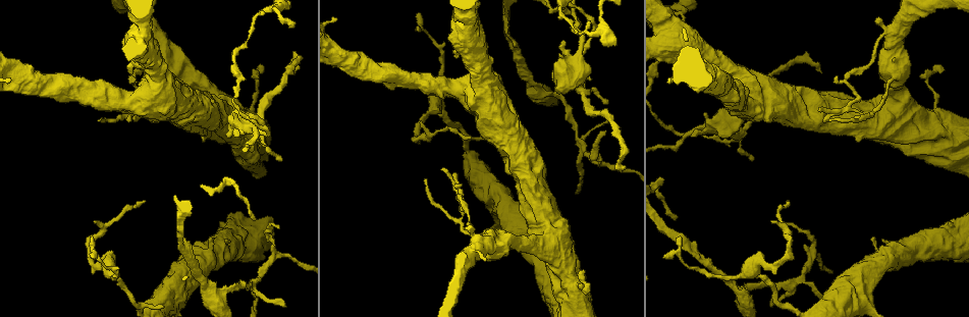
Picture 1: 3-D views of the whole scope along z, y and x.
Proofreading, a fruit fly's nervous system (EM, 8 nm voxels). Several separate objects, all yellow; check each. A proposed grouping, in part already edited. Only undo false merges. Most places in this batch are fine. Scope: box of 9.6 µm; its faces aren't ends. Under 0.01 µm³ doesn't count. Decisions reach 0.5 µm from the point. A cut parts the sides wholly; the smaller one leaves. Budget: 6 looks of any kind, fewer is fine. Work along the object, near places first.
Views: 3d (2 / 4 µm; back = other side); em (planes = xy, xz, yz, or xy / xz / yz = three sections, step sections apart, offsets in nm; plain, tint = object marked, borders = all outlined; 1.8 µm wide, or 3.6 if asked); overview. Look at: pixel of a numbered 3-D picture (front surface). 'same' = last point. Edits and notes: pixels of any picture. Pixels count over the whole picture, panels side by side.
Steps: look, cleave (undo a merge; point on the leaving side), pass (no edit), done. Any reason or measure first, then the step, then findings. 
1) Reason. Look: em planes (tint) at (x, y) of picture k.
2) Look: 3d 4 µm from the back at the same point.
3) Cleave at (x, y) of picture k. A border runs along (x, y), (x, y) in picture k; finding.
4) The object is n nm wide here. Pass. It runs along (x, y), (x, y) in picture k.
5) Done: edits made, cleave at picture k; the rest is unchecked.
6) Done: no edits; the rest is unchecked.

A fork. Look: 3d 2 µm at (872, 112) of picture 1.

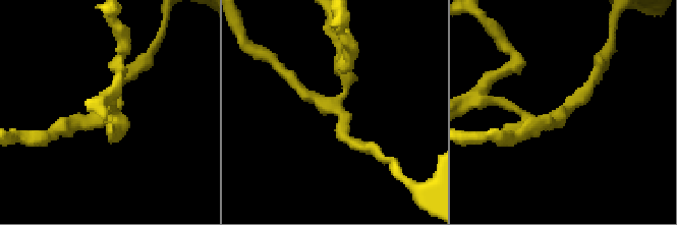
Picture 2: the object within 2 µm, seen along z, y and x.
Shape alone is not enough. Look: em planes (tint) at (335, 111) of picture 2.

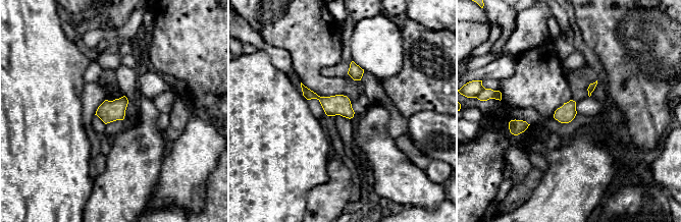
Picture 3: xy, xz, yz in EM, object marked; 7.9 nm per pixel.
Pass. It runs along (304, 89), (351, 114) in picture 3; all the same neuron.

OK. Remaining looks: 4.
Three-way junction. Look: em planes (tint) at (253, 285) of picture 1.

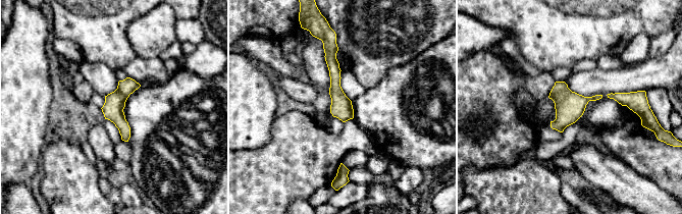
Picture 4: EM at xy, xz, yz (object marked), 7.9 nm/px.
Pass. It runs along (331, 47), (335, 92), (345, 118) in picture 4; all the same neuron.

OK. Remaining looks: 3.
Abrupt turn. Look: em 3.6 µm planes (tint) at (552, 11) of picture 1.

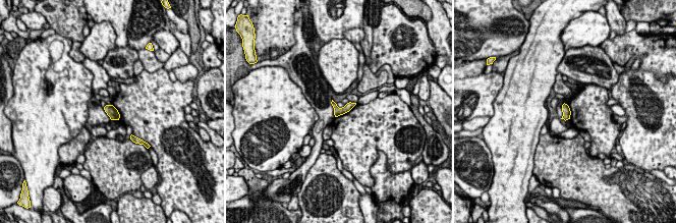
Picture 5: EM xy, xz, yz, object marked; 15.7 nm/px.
The object is 130 nm wide here. Pass. One neuron here.

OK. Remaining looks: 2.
Done: no edits; the rest is unchecked.

